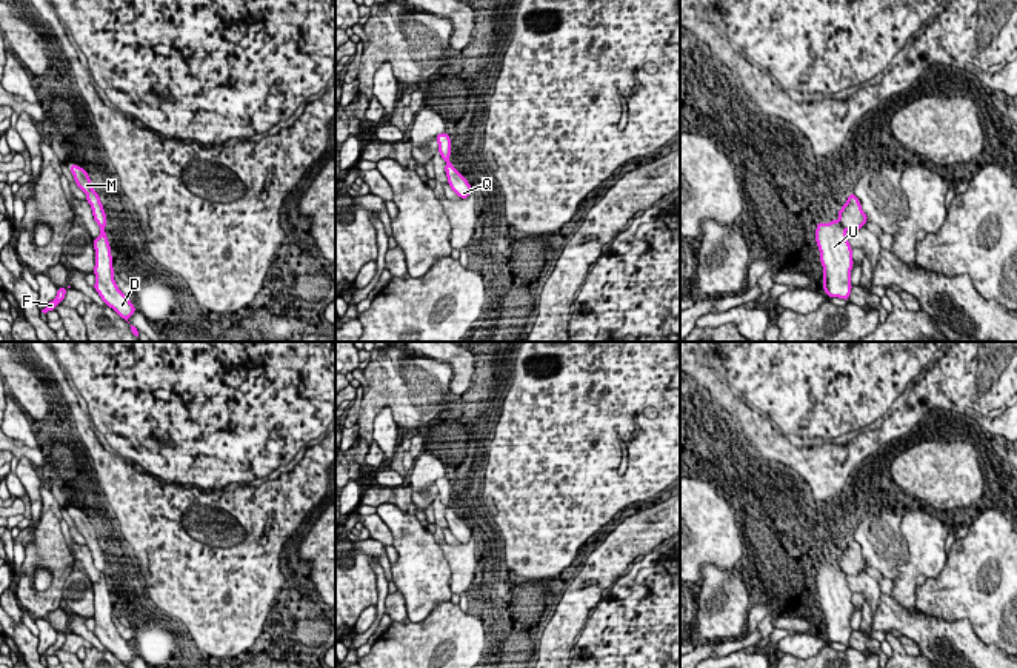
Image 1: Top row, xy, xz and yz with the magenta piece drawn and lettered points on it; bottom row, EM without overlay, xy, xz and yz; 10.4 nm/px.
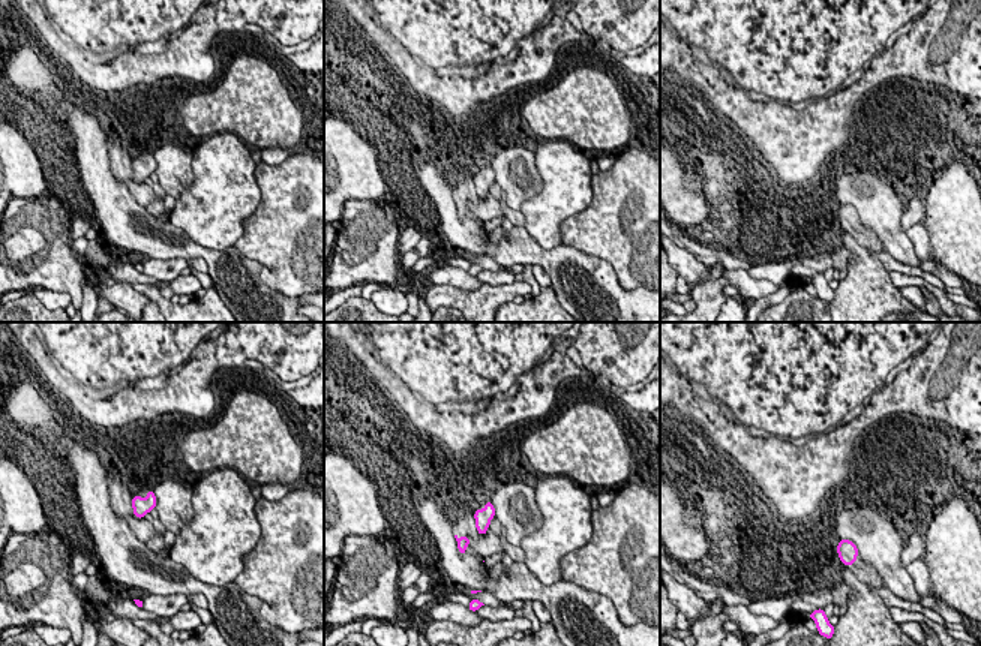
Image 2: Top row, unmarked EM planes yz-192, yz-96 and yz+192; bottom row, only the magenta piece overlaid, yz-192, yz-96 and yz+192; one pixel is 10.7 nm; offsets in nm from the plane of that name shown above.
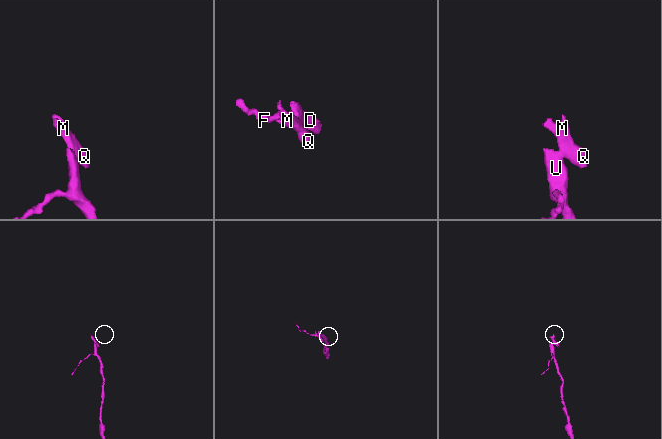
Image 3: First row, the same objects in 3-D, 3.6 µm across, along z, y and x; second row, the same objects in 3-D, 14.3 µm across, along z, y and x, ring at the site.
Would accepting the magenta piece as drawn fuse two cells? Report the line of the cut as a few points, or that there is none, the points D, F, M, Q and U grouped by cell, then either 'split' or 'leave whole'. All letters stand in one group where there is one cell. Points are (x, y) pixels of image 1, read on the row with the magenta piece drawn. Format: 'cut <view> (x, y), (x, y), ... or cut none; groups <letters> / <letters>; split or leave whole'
cut yz (839, 219), (845, 230); groups D F U / M Q; split

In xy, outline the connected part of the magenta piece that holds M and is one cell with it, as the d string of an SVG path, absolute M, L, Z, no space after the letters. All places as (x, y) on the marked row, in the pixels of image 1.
M71 165L69 169L74 175L77 186L86 194L86 202L91 205L95 223L100 228L105 228L106 226L105 208L100 202L98 192L95 192L92 188L92 182L88 172L78 165Z

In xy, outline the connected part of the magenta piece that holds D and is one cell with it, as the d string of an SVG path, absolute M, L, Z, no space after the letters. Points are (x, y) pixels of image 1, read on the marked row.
M100 228L100 235L94 239L92 243L95 249L95 285L92 288L109 308L128 322L135 312L135 306L131 303L131 299L118 289L114 280L111 246L105 228Z

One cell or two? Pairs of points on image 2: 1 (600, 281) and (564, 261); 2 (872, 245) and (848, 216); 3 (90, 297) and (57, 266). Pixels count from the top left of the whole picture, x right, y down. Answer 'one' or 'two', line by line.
1: one
2: one
3: two

